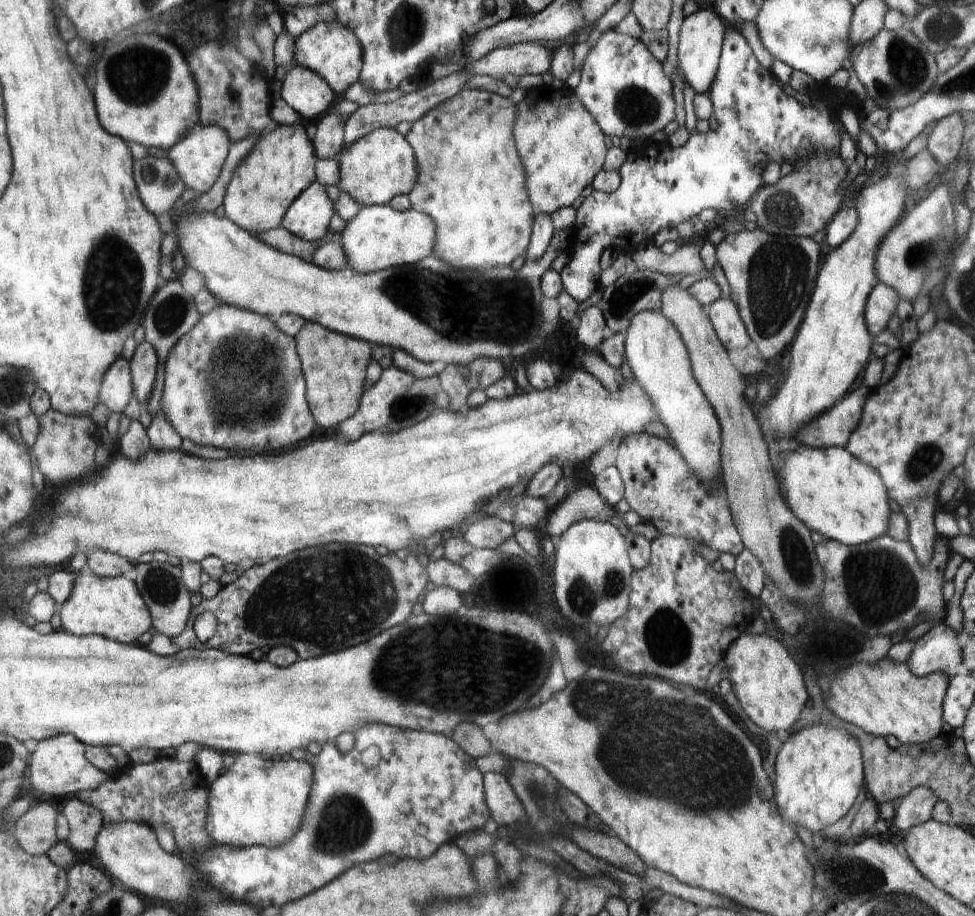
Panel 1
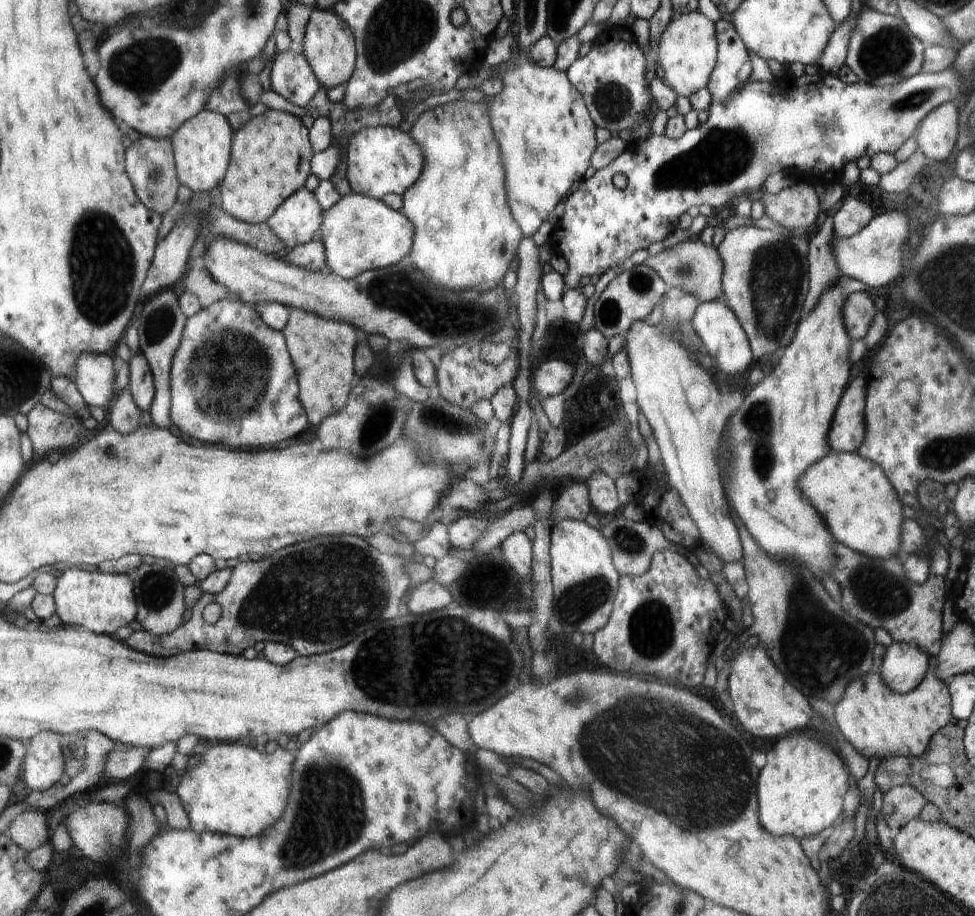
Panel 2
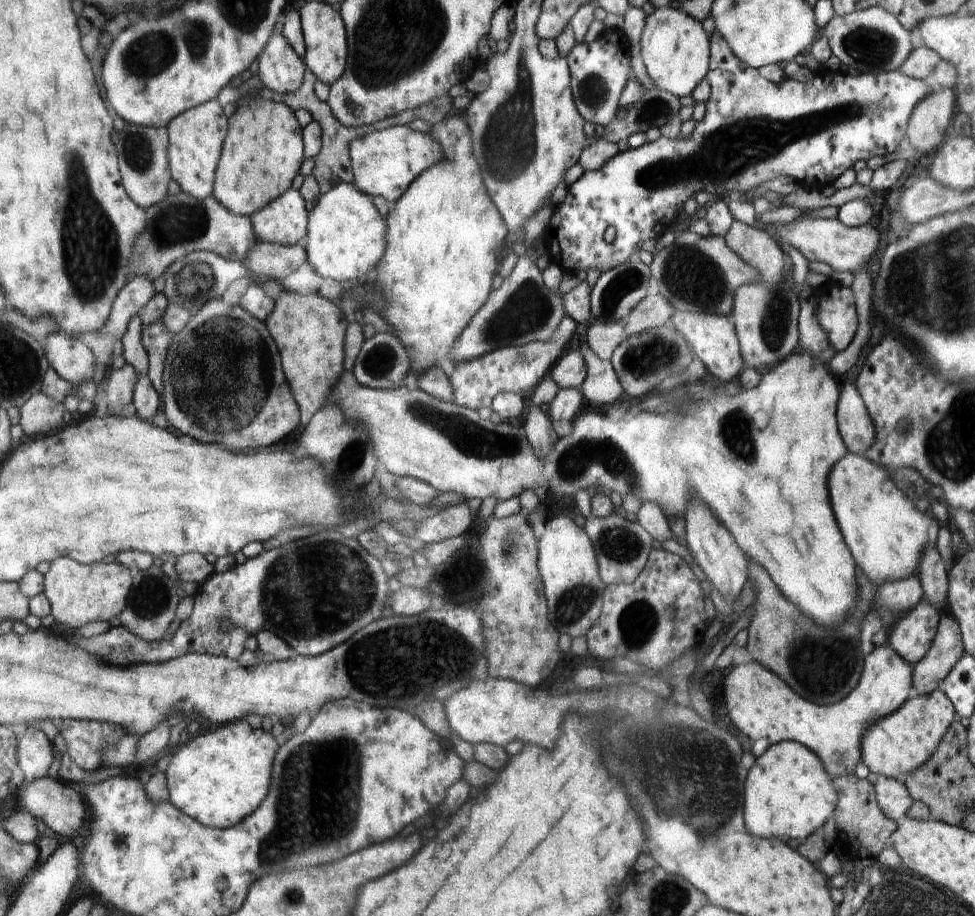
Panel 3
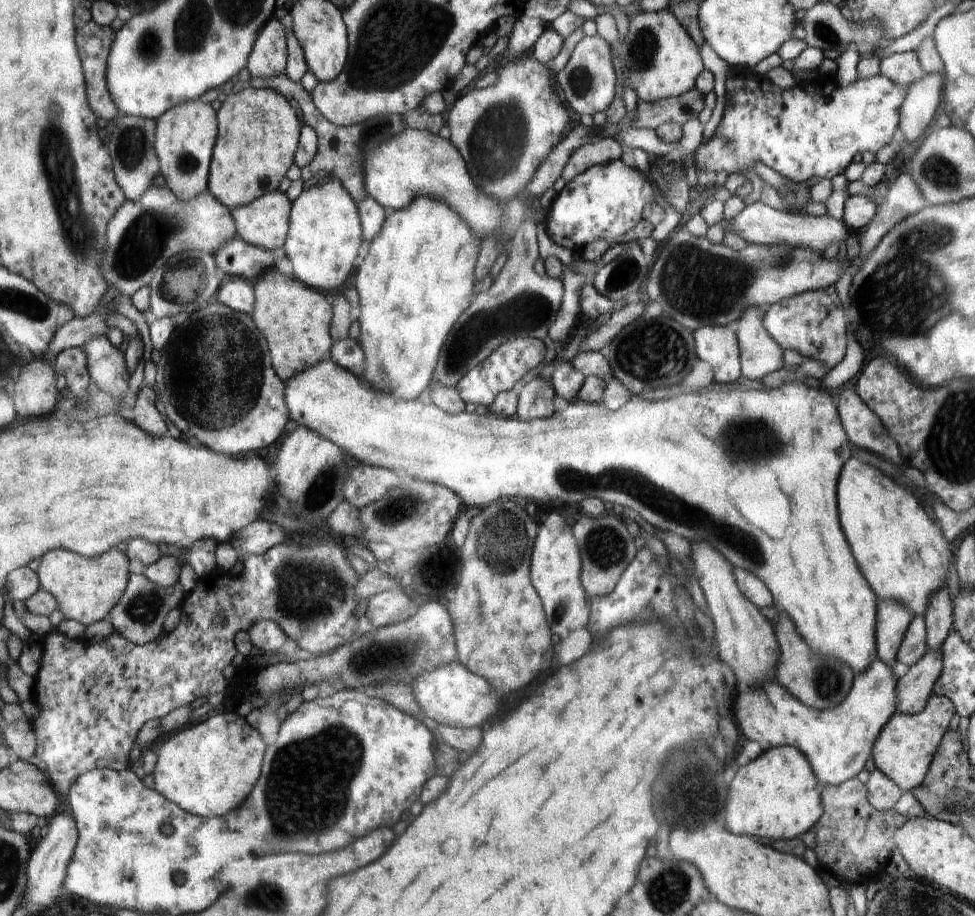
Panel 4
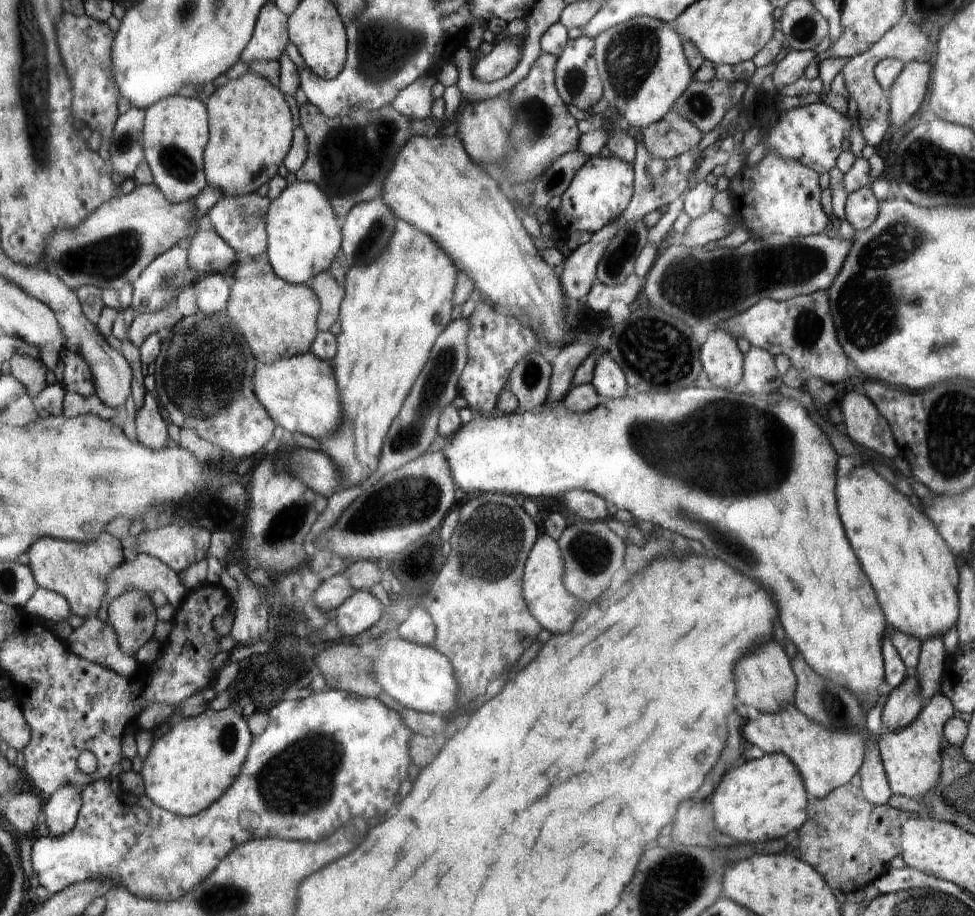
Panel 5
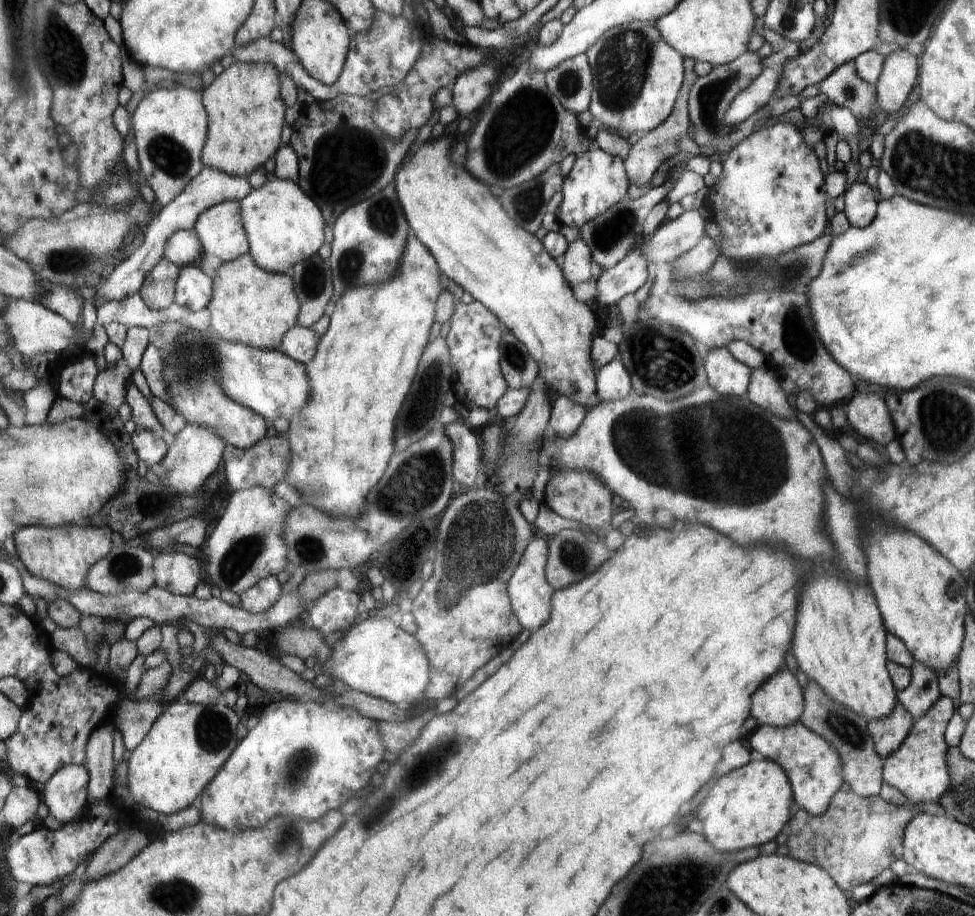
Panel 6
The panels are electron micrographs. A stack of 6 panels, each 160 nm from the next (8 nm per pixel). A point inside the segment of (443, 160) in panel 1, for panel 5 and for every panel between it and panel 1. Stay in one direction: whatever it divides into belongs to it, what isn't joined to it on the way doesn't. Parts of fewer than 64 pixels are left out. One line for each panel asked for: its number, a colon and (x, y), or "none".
2: (465, 234)
3: (443, 235)
4: (417, 279)
5: (394, 308)

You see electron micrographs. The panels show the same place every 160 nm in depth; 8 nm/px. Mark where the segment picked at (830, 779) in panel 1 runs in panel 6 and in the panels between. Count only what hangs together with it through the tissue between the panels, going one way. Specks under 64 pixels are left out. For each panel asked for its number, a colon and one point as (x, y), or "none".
2: (802, 787)
3: (790, 794)
4: (777, 795)
5: (763, 799)
6: (747, 808)

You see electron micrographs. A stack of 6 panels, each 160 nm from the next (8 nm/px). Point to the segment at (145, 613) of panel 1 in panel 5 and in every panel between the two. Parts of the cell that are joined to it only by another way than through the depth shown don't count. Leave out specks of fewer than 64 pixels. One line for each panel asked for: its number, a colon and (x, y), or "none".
2: (99, 602)
3: (79, 594)
4: (87, 590)
5: (78, 571)

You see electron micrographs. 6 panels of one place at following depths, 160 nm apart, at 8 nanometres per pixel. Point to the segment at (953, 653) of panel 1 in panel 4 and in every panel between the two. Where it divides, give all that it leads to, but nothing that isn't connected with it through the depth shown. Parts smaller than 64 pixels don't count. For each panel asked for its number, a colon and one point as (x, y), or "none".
2: (904, 666)
3: (761, 705)
4: (837, 742)

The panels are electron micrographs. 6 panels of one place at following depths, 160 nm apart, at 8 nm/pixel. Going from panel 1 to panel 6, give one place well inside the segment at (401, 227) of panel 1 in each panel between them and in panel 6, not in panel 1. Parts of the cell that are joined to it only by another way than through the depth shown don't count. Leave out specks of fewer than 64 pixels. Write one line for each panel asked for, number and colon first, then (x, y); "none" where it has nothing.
2: (360, 233)
3: (347, 236)
4: (326, 231)
5: (303, 234)
6: (284, 225)

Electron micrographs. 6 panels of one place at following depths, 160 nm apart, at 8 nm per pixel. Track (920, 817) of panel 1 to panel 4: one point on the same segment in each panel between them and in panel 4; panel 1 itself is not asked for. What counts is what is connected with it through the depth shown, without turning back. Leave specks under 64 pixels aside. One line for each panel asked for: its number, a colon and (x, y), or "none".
2: (900, 805)
3: (894, 798)
4: (884, 794)

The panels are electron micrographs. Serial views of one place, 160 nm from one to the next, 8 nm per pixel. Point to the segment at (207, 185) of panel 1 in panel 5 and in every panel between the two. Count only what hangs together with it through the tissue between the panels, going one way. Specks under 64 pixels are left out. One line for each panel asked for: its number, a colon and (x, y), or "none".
2: (201, 147)
3: (195, 137)
4: (184, 137)
5: (175, 130)

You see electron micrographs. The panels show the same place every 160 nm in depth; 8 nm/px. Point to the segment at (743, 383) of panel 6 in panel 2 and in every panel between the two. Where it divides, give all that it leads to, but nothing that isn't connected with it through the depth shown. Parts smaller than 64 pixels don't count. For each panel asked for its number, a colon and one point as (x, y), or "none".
2: (721, 335)
3: (711, 337)
4: (715, 344)
5: (721, 360)

